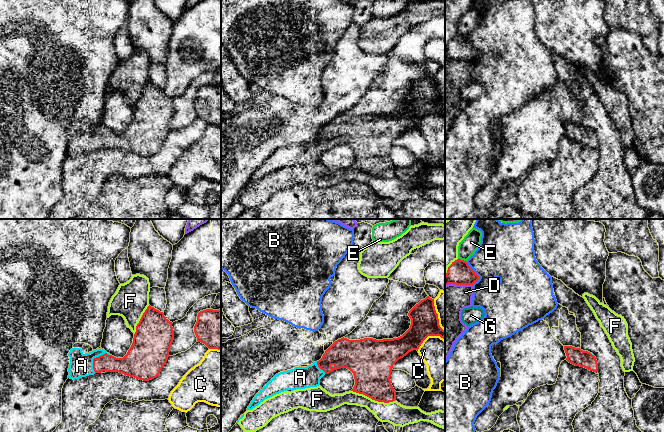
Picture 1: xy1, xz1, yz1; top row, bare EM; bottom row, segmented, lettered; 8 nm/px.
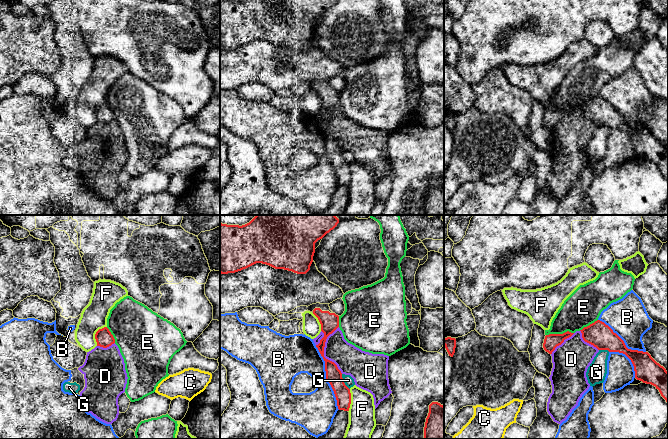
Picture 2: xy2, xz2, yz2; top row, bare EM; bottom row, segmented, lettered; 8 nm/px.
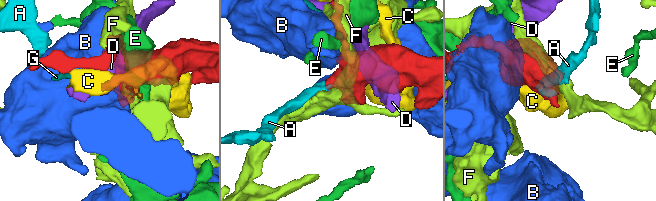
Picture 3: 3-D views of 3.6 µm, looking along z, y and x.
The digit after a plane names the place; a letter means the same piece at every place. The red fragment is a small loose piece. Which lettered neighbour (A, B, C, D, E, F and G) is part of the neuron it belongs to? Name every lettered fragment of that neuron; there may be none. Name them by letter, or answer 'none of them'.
A

